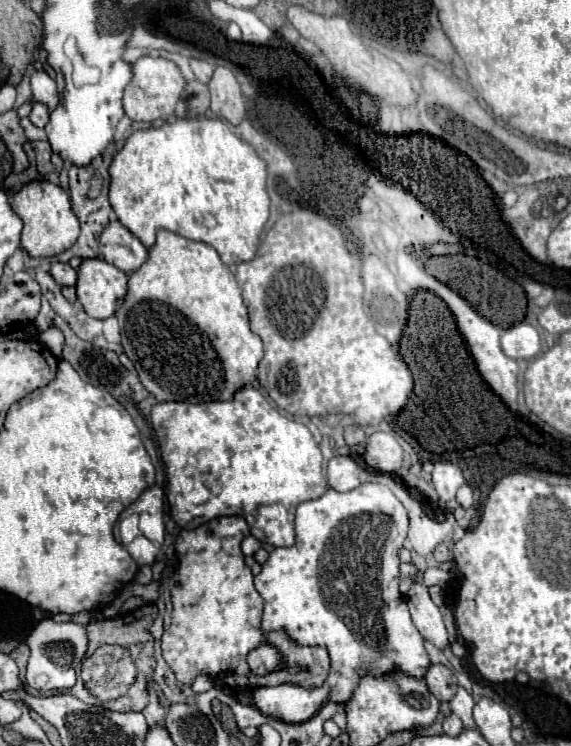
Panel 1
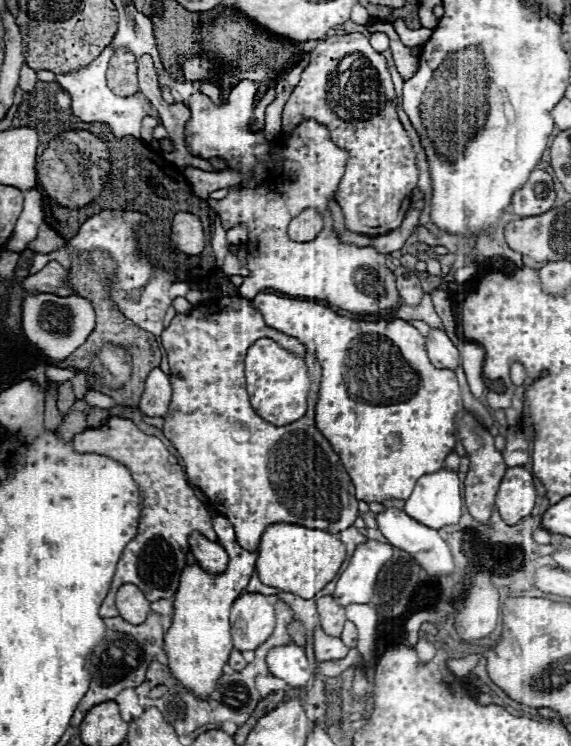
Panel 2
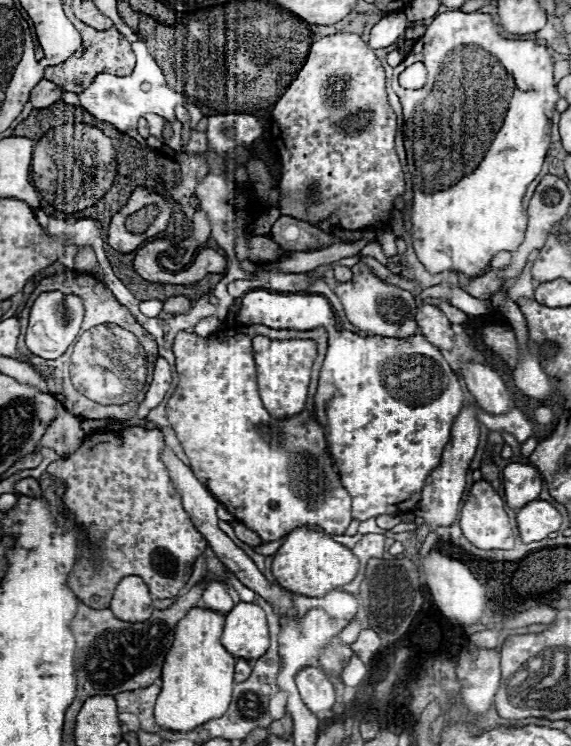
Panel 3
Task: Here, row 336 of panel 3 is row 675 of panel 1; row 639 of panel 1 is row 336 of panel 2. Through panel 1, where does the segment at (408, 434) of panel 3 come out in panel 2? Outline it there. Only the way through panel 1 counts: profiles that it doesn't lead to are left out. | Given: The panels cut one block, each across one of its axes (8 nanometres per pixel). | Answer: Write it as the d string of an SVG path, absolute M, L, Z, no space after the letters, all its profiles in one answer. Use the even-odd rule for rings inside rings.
M260 292L251 300L252 304L262 314L263 319L270 328L280 330L292 338L298 338L308 352L314 352L316 360L322 366L322 378L320 378L320 392L318 392L318 402L316 402L316 428L326 436L326 440L330 442L330 446L334 448L334 452L338 452L346 472L352 478L352 484L356 488L356 498L364 500L364 502L384 502L386 498L400 498L400 500L408 500L418 478L422 478L424 474L434 474L442 468L446 456L454 450L454 418L456 414L462 410L462 398L460 398L460 386L456 382L456 376L452 370L448 368L434 368L428 360L426 354L426 346L424 346L424 336L410 326L404 320L374 320L374 322L362 322L362 320L350 320L344 316L338 316L334 310L320 304L314 300L294 299L290 296L282 296L282 294L272 294L272 292Z

